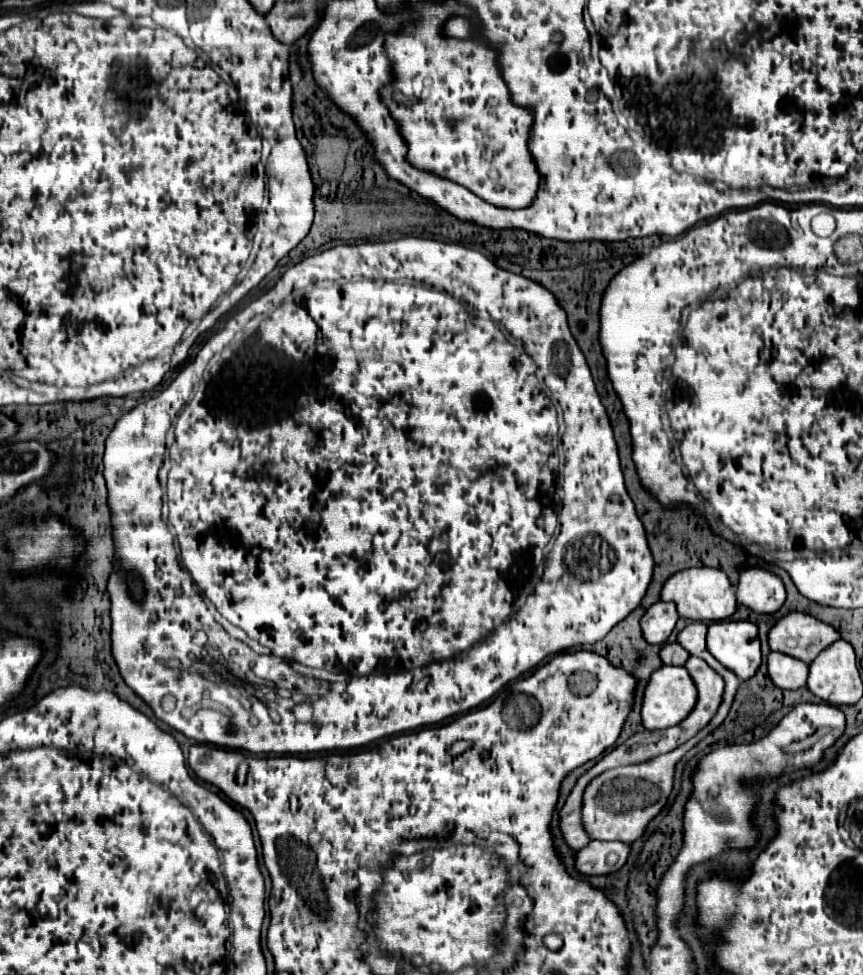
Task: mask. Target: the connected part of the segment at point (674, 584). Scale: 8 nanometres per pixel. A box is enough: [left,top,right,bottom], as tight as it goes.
[660,567,738,621]

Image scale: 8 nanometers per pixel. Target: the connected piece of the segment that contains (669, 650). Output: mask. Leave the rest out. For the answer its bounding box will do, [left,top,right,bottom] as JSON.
[660,643,690,665]

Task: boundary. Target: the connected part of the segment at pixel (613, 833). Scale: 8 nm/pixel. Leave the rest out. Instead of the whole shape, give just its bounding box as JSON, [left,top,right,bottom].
[582,739,696,843]

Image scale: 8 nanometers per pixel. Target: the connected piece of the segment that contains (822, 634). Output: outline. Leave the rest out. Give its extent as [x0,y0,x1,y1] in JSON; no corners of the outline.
[768,611,840,663]

